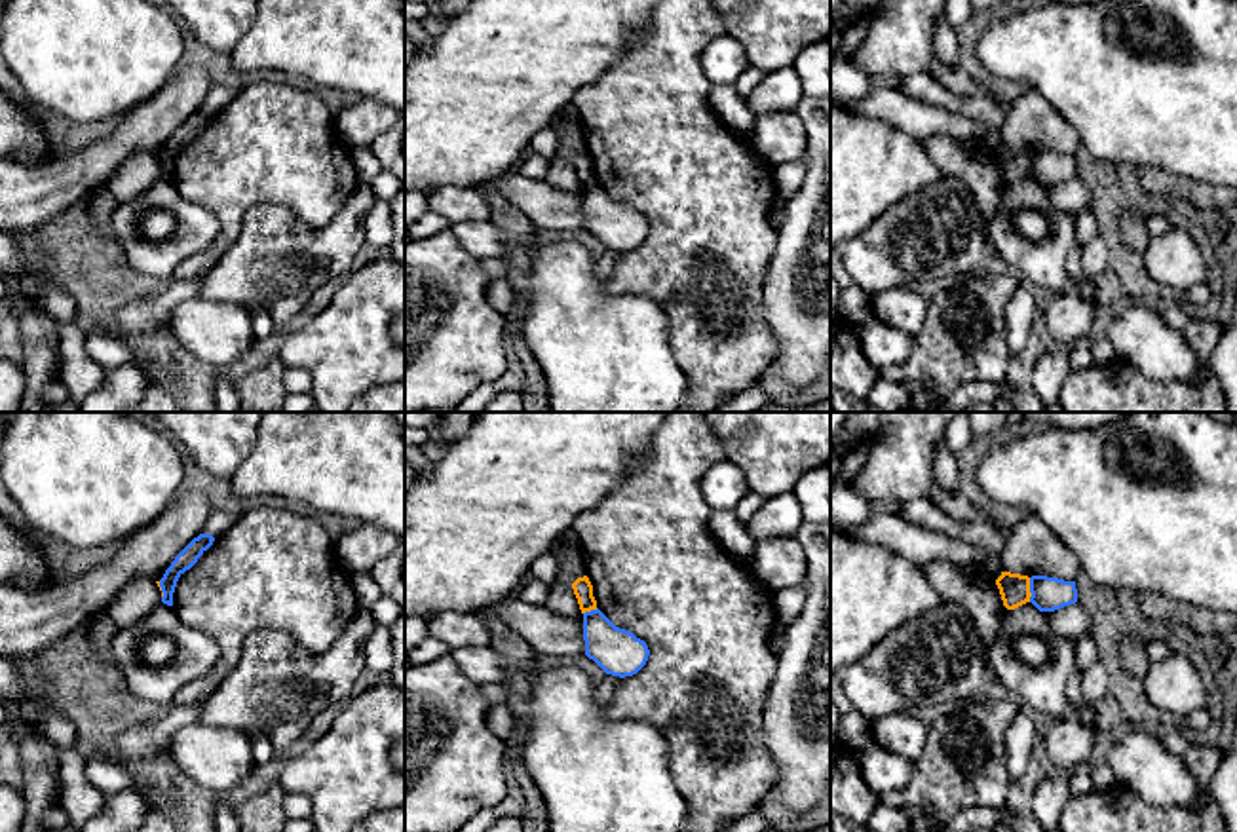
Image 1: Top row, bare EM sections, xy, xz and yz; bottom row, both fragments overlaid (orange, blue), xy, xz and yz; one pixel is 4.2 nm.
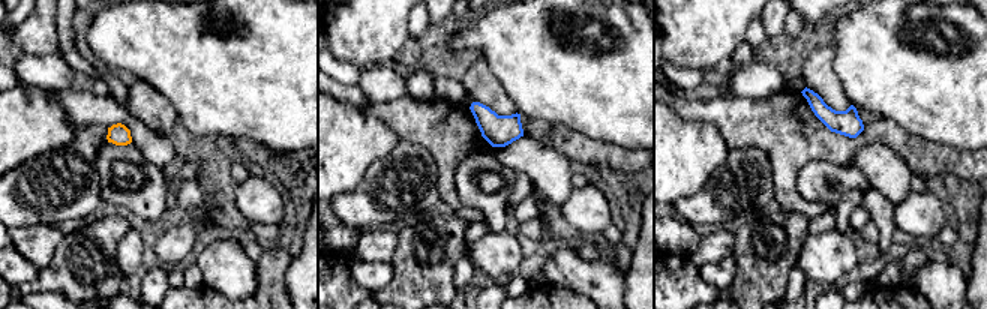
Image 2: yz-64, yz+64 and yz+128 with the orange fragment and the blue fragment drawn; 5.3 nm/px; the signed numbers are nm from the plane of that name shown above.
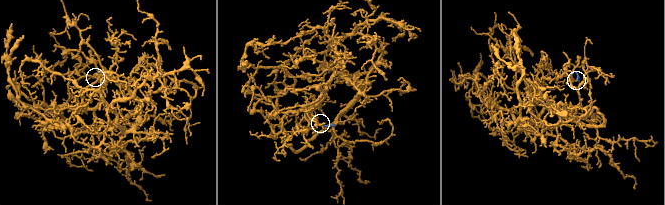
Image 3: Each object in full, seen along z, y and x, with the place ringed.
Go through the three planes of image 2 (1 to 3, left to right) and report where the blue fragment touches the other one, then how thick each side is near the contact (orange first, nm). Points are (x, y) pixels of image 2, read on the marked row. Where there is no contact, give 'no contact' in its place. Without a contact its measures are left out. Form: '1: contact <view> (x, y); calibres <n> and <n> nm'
1: no contact
2: no contact
3: no contact

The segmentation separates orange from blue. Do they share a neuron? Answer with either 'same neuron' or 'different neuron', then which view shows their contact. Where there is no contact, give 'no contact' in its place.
different neuron | yz

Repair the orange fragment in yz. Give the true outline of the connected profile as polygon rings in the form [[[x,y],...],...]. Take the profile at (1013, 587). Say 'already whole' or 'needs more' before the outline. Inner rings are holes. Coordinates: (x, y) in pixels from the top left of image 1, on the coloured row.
already whole; [[[1001,572],[1001,576],[996,579],[996,585],[1007,610],[1015,610],[1030,602],[1032,593],[1028,576]]]

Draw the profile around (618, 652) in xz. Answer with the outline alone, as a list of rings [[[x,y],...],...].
[[[599,608],[583,614],[583,640],[585,655],[619,678],[637,674],[650,655],[644,640],[616,627]]]

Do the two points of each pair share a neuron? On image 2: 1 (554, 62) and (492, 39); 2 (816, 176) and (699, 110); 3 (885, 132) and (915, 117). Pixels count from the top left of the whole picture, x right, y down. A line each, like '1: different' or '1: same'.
1: same
2: different
3: different

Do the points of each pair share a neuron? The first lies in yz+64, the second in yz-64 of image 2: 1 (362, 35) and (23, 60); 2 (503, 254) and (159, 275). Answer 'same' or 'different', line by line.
1: different
2: different

